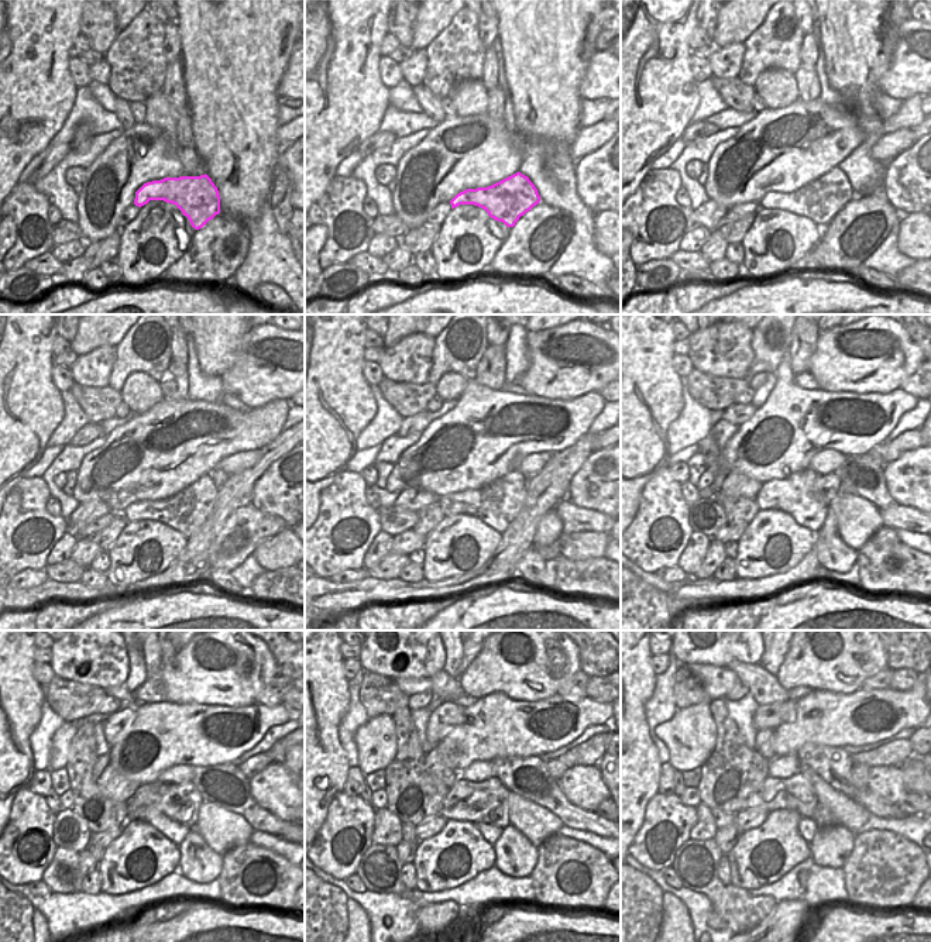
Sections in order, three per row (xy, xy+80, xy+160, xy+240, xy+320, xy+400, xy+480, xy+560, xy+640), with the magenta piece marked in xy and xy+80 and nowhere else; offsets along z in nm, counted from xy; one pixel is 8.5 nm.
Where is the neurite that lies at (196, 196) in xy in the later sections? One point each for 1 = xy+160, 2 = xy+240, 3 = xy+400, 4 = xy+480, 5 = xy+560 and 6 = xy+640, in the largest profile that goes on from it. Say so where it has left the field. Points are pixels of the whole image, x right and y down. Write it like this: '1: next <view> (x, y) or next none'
1: next xy+160 (820, 200)
2: next xy+240 (186, 511)
3: next xy+400 (801, 505)
4: next xy+480 (174, 831)
5: next xy+560 (491, 832)
6: next xy+640 (807, 828)

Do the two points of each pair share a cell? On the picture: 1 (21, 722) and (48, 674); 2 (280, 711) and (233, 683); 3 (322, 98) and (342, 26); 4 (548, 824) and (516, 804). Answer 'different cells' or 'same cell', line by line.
1: different cells
2: different cells
3: same cell
4: same cell

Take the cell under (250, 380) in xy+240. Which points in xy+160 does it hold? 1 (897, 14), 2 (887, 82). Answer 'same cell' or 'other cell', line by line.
1: other cell
2: same cell

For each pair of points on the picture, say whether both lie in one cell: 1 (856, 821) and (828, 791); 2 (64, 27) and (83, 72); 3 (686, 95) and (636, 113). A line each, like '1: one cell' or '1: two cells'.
1: one cell
2: two cells
3: one cell

